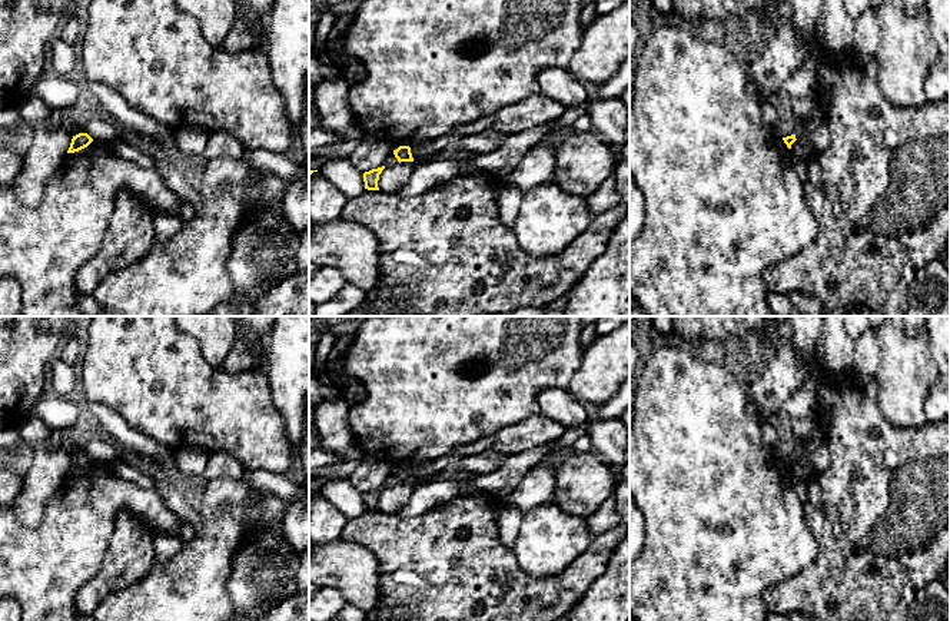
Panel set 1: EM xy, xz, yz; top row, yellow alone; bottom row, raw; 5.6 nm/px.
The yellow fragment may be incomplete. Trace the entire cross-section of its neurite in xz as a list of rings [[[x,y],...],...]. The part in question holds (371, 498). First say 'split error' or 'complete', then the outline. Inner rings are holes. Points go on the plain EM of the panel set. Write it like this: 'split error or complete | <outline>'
complete | [[[385,486],[372,489],[372,491],[363,494],[365,509],[379,511],[378,501],[379,501],[379,495],[382,494],[383,489],[385,489]]]

